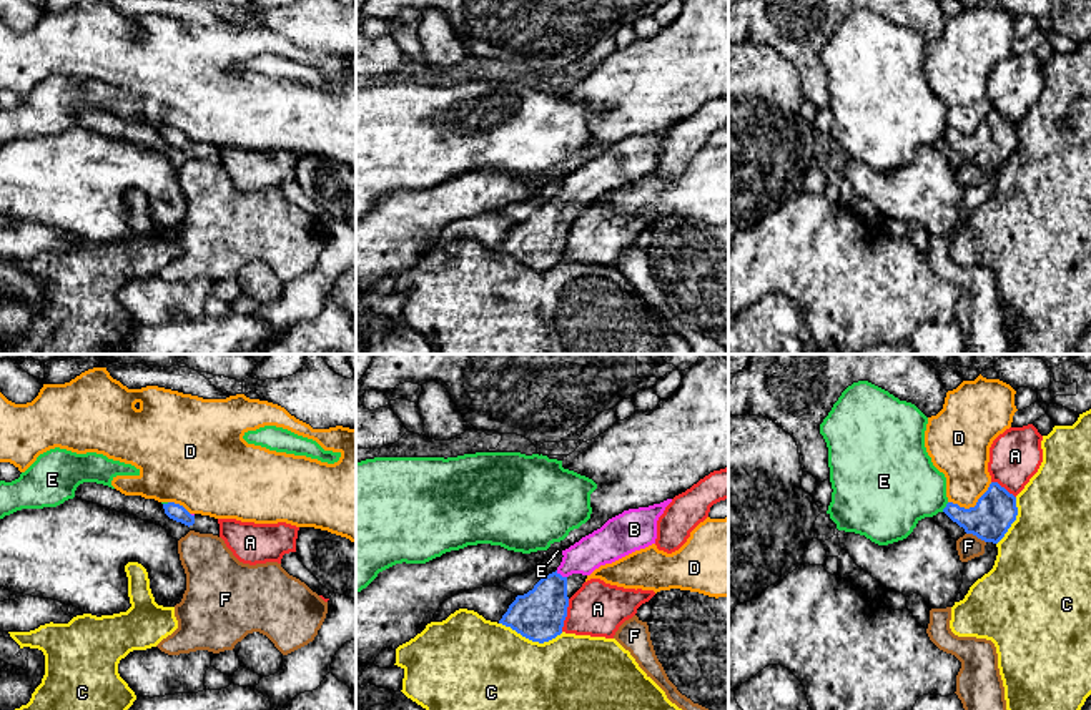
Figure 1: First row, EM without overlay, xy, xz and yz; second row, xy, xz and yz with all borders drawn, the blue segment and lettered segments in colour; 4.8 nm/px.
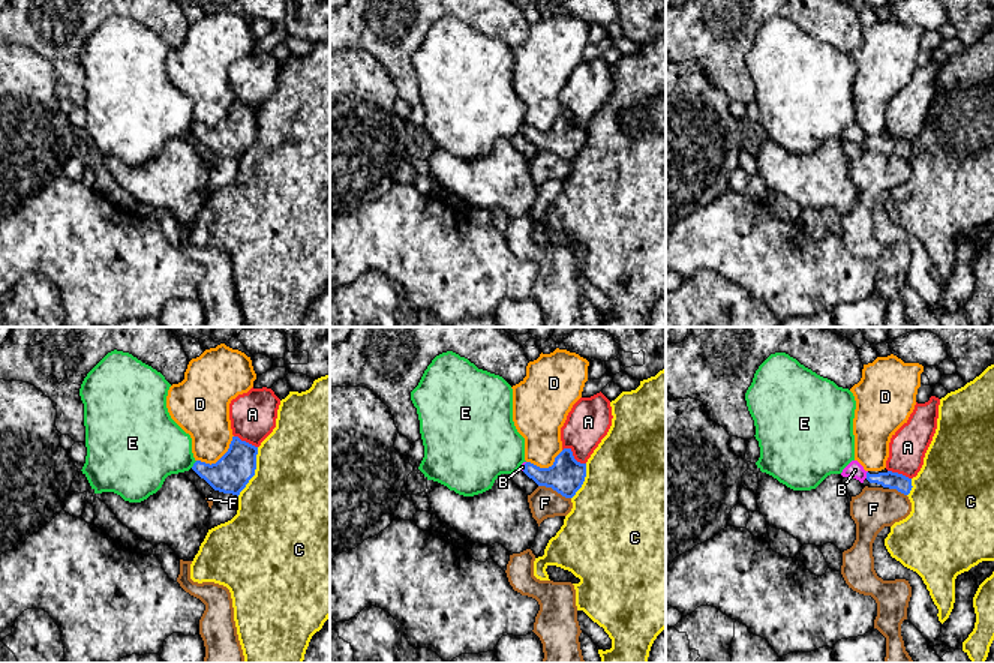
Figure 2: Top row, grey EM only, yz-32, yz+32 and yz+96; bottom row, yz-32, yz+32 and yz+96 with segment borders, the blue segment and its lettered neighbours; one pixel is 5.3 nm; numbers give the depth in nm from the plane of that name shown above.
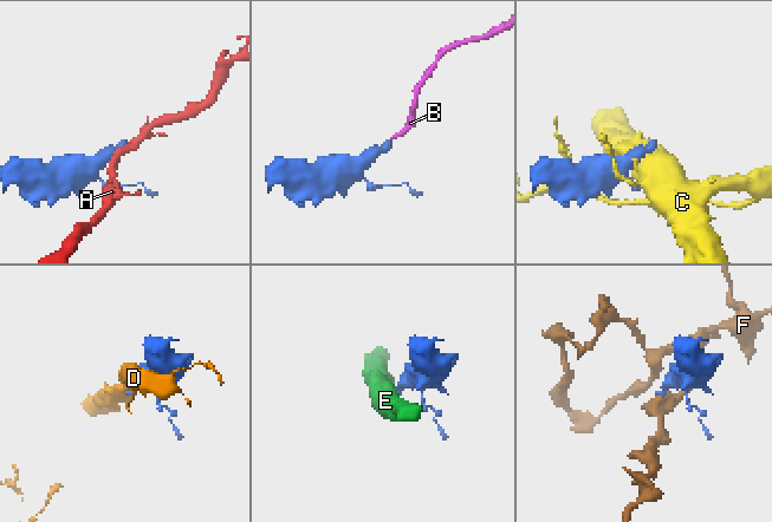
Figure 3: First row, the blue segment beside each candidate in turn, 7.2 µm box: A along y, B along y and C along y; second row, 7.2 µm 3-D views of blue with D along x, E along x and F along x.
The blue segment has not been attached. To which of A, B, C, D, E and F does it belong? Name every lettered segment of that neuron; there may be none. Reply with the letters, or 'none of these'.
B

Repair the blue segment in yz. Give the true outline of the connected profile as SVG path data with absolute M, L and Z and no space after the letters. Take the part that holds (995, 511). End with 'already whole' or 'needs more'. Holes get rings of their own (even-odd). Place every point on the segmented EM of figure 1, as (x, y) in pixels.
M991 482L975 507L965 509L948 502L943 512L966 534L998 544L1016 520L1018 507L1013 494L998 482Z; already whole

